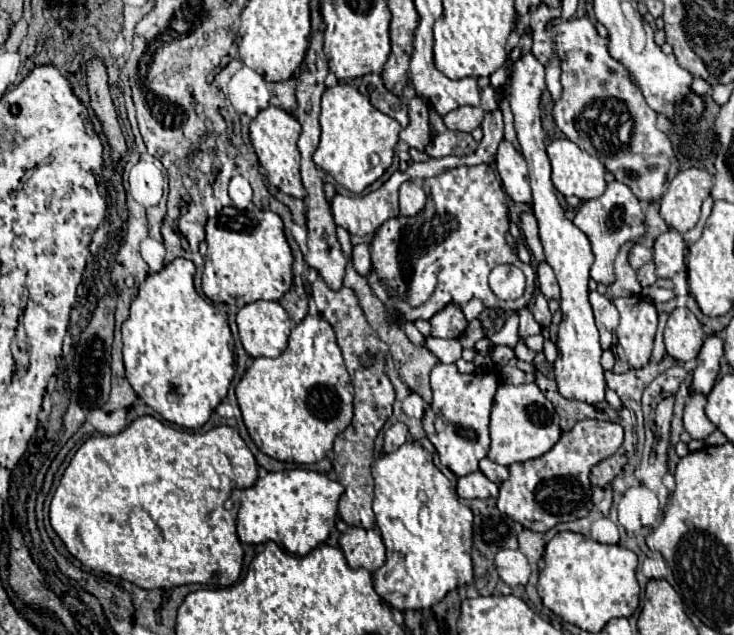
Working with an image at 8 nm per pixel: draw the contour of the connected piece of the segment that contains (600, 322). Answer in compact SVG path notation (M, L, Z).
M590 291L590 305L594 309L594 319L600 331L602 349L610 349L612 345L616 345L616 327L618 327L620 315L614 303L598 291Z

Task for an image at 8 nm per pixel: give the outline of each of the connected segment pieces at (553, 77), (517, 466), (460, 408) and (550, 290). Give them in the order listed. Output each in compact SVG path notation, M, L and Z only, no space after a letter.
M552 59L548 65L546 65L546 85L548 85L548 91L552 95L554 101L558 101L562 97L562 85L560 85L560 69L556 67L558 65L558 59Z
M584 419L574 425L568 433L562 433L560 441L542 457L524 463L512 463L510 477L500 485L498 509L510 519L518 521L530 531L546 533L562 521L574 521L590 511L592 487L588 481L590 469L602 459L616 453L622 445L620 423Z
M438 363L430 373L432 401L424 409L422 429L436 447L440 463L454 475L462 477L478 471L478 461L490 451L490 409L500 385L500 377L494 369L478 369L470 375L460 373L454 363Z
M540 261L536 265L536 273L538 273L538 283L540 283L540 291L544 293L546 299L560 299L560 291L558 291L558 283L556 283L556 277L554 277L554 271L552 267L546 263L546 261Z

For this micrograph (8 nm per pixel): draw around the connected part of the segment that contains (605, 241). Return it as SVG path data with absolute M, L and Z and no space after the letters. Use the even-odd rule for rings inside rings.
M612 181L612 183L608 183L606 193L602 197L586 201L576 211L574 223L580 231L586 233L586 237L592 243L592 253L596 259L594 259L594 265L590 269L590 277L598 283L610 285L614 281L614 259L618 255L620 245L624 245L630 239L640 241L644 235L644 213L642 213L638 197L624 183Z

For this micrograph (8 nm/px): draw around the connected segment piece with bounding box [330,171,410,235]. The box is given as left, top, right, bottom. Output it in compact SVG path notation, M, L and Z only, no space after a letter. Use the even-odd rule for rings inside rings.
M396 171L380 189L368 193L368 195L362 195L362 197L348 197L348 195L340 195L336 193L330 201L330 207L332 207L332 215L334 215L334 221L338 227L344 227L350 235L370 235L374 233L384 221L392 219L392 217L398 217L398 189L404 181L408 181L408 173L402 173L402 171Z

